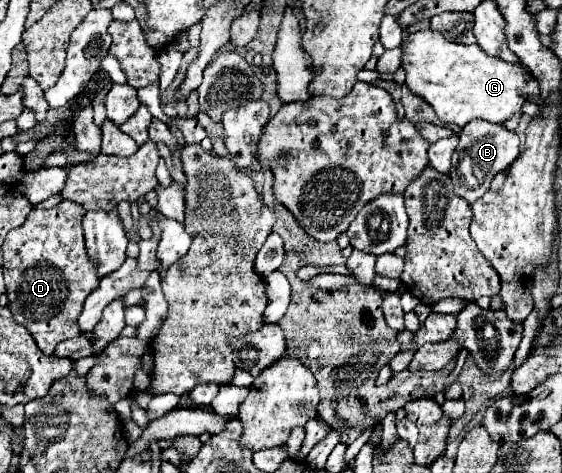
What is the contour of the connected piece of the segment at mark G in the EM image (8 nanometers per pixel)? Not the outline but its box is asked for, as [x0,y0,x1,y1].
[402,31,540,127]

